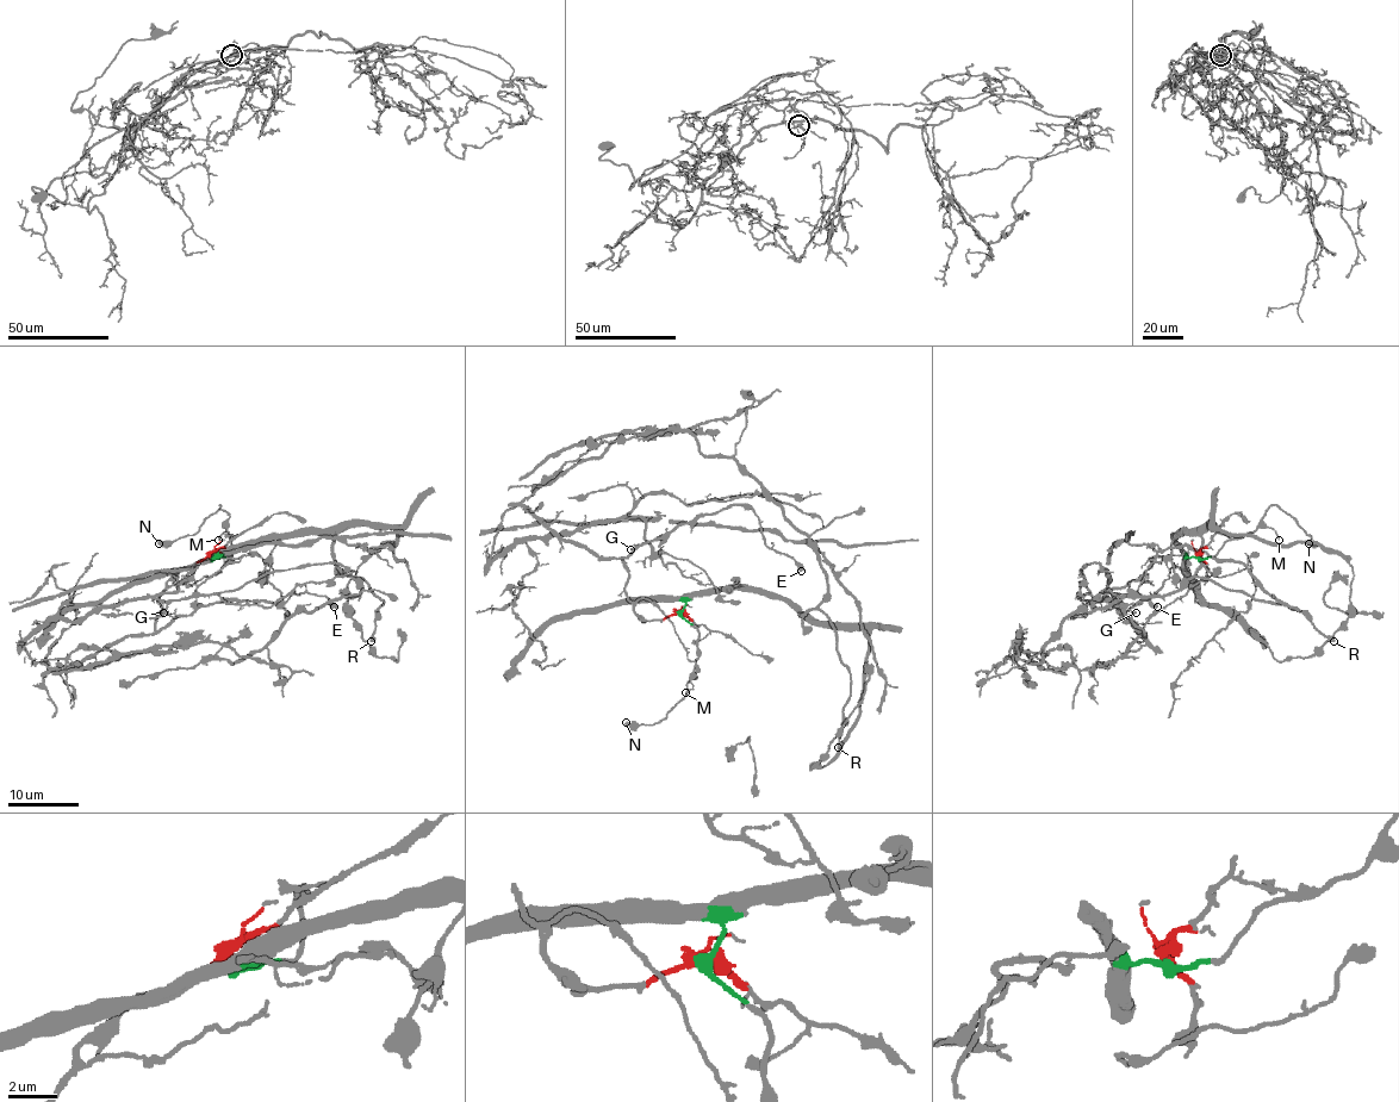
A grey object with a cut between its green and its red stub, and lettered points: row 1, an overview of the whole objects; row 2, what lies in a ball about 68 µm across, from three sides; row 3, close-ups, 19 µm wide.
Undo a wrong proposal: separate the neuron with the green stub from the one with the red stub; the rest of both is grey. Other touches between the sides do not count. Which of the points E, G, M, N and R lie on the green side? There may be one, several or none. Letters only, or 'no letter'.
M, N, R

